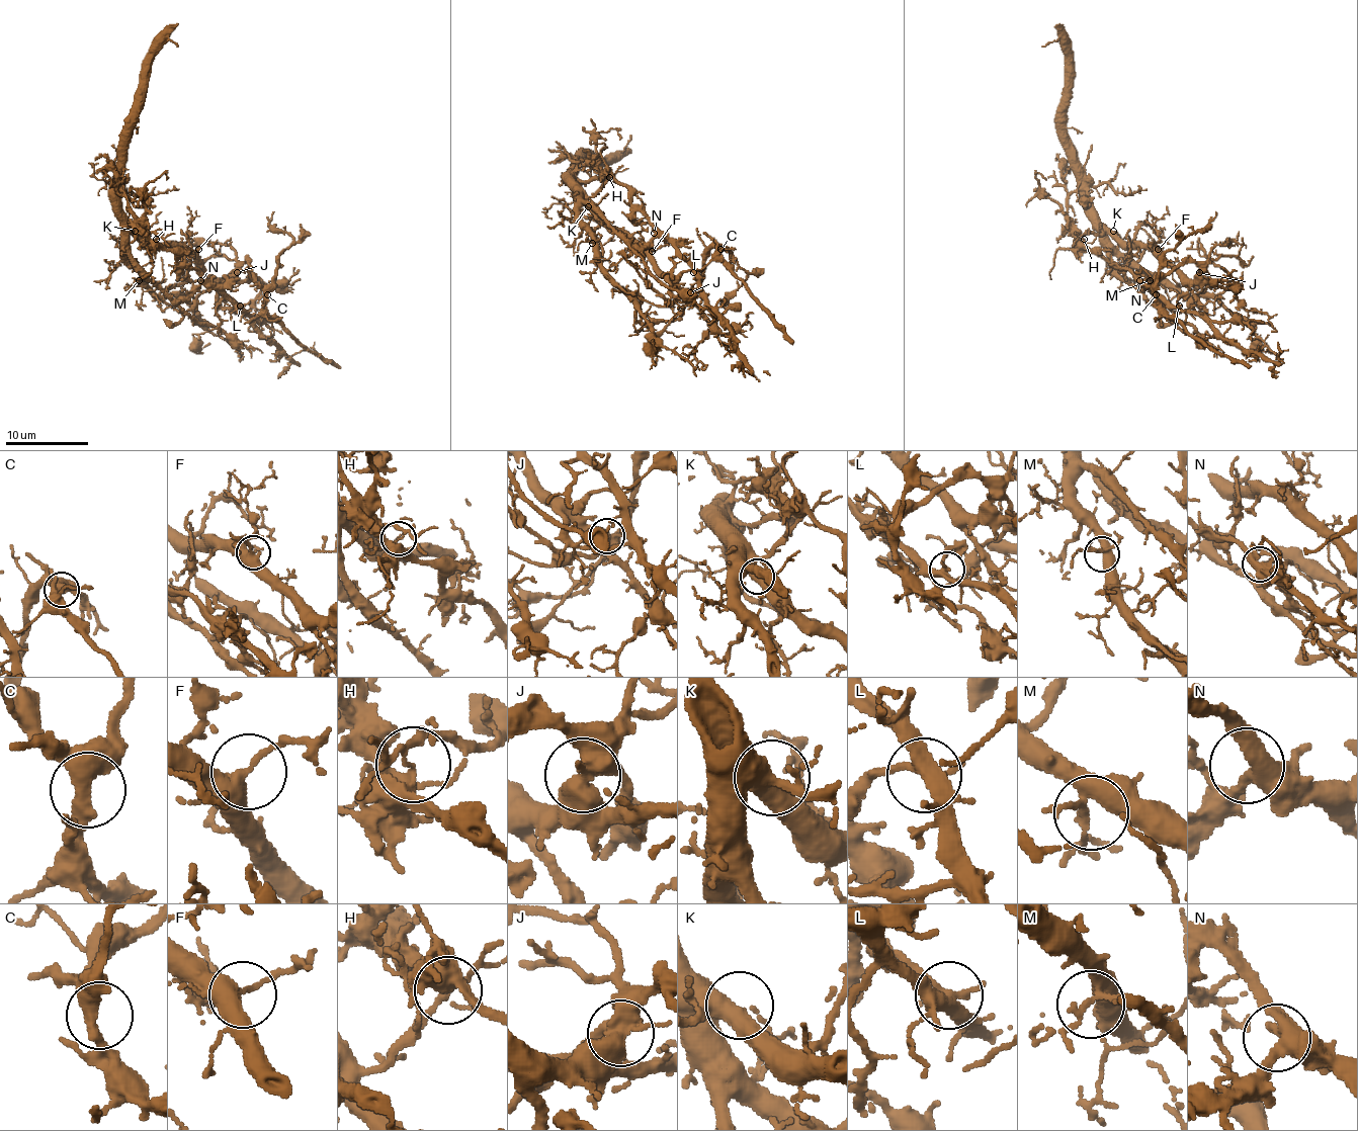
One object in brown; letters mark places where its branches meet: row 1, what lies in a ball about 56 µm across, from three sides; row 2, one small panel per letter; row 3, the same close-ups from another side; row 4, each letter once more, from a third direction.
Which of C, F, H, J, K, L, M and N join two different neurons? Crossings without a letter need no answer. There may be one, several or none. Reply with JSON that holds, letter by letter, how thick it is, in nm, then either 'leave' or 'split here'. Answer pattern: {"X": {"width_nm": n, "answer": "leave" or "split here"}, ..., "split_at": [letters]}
{"C": {"width_nm": 380, "answer": "leave"}, "F": {"width_nm": 360, "answer": "leave"}, "H": {"width_nm": 240, "answer": "split here"}, "J": {"width_nm": 500, "answer": "split here"}, "K": {"width_nm": 400, "answer": "leave"}, "L": {"width_nm": 320, "answer": "leave"}, "M": {"width_nm": 240, "answer": "leave"}, "N": {"width_nm": 420, "answer": "leave"}, "split_at": ["H", "J"]}

